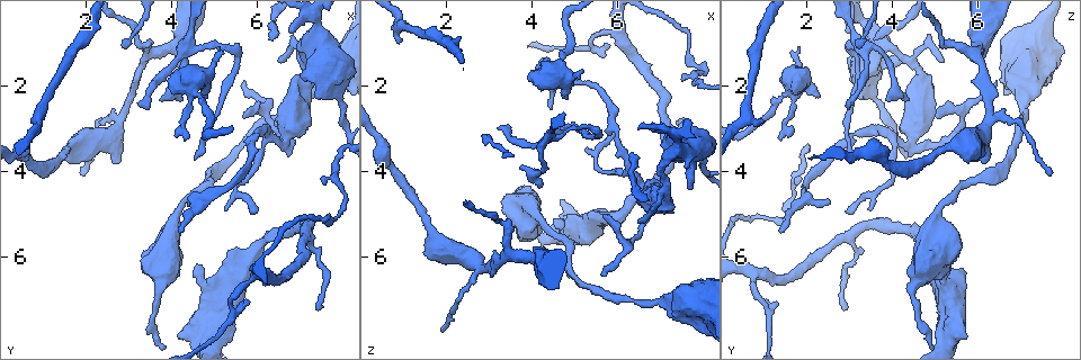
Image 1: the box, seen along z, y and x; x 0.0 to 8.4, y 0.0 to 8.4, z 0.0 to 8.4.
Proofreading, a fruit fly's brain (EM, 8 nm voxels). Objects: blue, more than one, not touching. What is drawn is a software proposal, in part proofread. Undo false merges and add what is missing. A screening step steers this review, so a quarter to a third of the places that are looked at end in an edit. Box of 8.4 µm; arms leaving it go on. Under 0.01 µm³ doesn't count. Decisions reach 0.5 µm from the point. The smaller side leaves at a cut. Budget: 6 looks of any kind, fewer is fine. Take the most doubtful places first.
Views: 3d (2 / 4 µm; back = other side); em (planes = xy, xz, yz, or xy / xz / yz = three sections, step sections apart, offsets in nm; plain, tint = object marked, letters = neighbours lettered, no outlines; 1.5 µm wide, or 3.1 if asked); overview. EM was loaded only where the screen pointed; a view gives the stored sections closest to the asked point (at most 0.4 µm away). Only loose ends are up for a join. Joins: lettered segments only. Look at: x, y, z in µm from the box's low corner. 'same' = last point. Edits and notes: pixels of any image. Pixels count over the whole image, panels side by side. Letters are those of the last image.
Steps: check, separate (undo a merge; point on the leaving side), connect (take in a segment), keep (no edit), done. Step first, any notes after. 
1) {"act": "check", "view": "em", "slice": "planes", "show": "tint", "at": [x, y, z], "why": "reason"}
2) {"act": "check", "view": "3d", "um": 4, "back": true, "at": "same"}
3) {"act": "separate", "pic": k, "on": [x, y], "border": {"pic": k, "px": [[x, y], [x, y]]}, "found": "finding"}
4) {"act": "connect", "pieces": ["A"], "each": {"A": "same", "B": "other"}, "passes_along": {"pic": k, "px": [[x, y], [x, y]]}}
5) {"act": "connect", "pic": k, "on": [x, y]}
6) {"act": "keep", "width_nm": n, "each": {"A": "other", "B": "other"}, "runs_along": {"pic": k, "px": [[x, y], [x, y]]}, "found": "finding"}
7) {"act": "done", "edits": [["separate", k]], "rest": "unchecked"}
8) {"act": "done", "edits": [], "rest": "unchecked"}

{"act": "check", "view": "3d", "um": 4, "at": [3.70, 2.35, 3.95], "why": "branch stops here"}

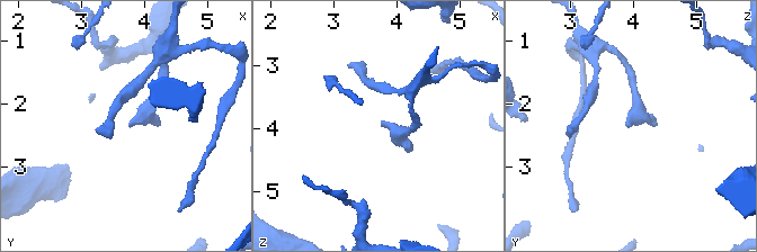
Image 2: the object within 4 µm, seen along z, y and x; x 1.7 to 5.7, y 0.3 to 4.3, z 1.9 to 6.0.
{"act": "check", "view": "em", "slice": "planes", "show": "letters", "at": [3.80, 2.35, 3.95]}

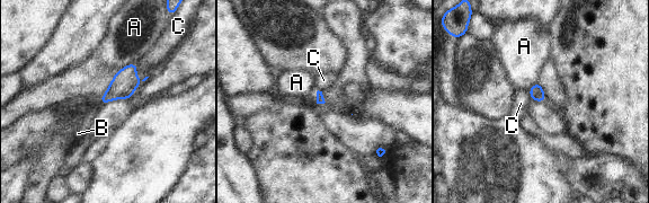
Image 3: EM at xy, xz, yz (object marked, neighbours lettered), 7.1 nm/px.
{"act": "connect", "pieces": ["B"], "each": {"A": "other", "B": "same", "C": "other"}, "passes_along": {"pic": 3, "px": [[320, 99], [317, 96], [312, 96]]}, "found": "the neuron continues"}

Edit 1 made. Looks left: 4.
{"act": "check", "view": "overview", "why": "redraw"}

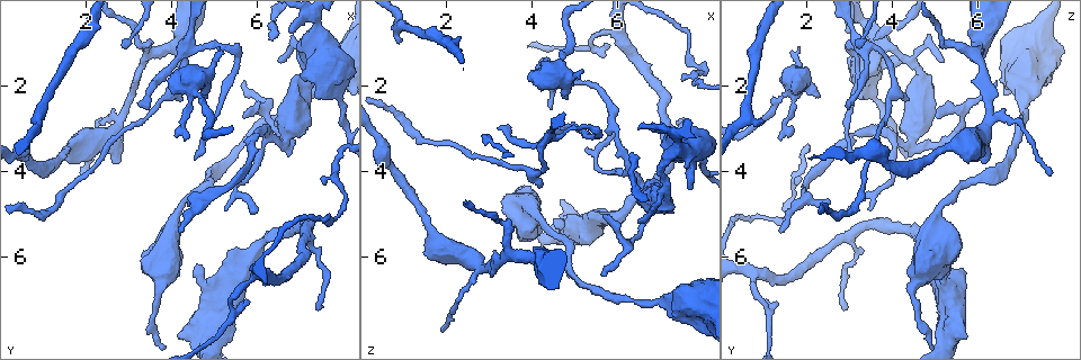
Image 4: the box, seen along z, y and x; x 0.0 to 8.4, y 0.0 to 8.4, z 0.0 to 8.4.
{"act": "check", "view": "em", "slice": "planes", "show": "letters", "at": [4.45, 3.25, 1.40], "why": "thin end"}

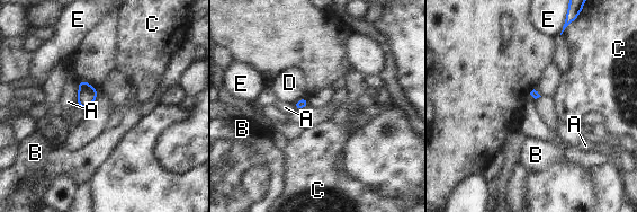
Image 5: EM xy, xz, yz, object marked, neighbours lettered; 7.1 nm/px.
{"act": "keep", "each": {"A": "other", "B": "other", "C": "other", "D": "other", "E": "other"}, "found": "none of them fits"}

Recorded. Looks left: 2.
{"act": "check", "view": "em", "slice": "xz", "step": 4, "show": "tint", "at": [5.55, 1.25, 3.10], "why": "sharp bend"}

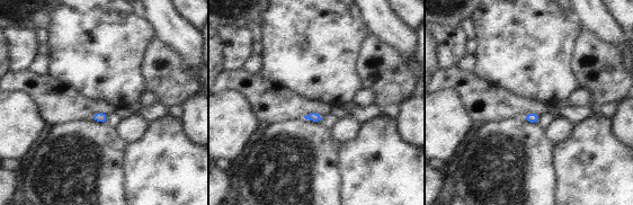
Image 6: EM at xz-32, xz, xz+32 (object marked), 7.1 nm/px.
{"act": "check", "view": "em", "slice": "planes", "show": "letters", "at": "same", "why": "cut it another way"}

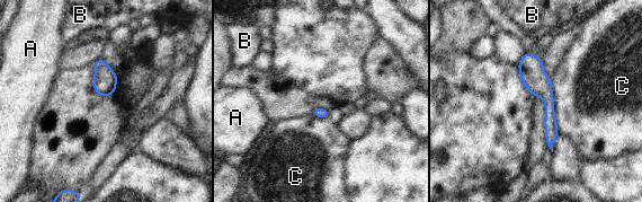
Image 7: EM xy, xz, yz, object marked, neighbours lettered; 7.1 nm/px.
{"act": "keep", "each": {"A": "other", "B": "other", "C": "other"}, "border": {"pic": 7, "px": [[550, 80], [555, 128], [559, 133]]}, "found": "continuous, no second neuron"}

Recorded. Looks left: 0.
{"act": "done", "edits": [["connect", 3]], "rest": "unchecked"}

